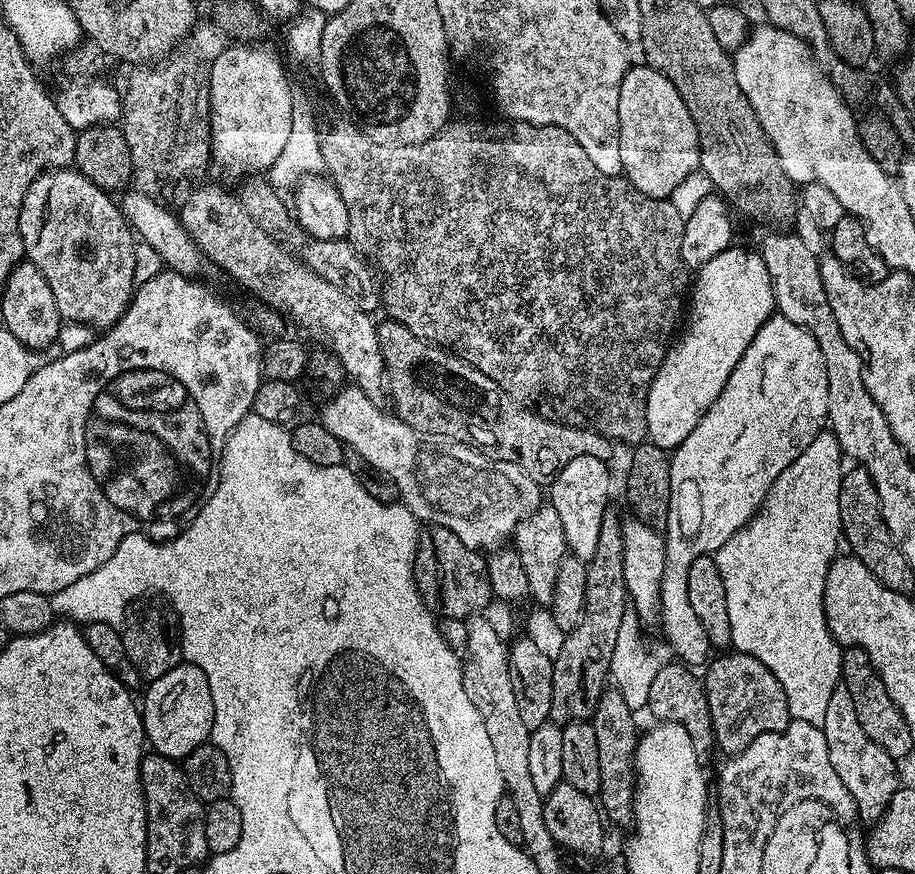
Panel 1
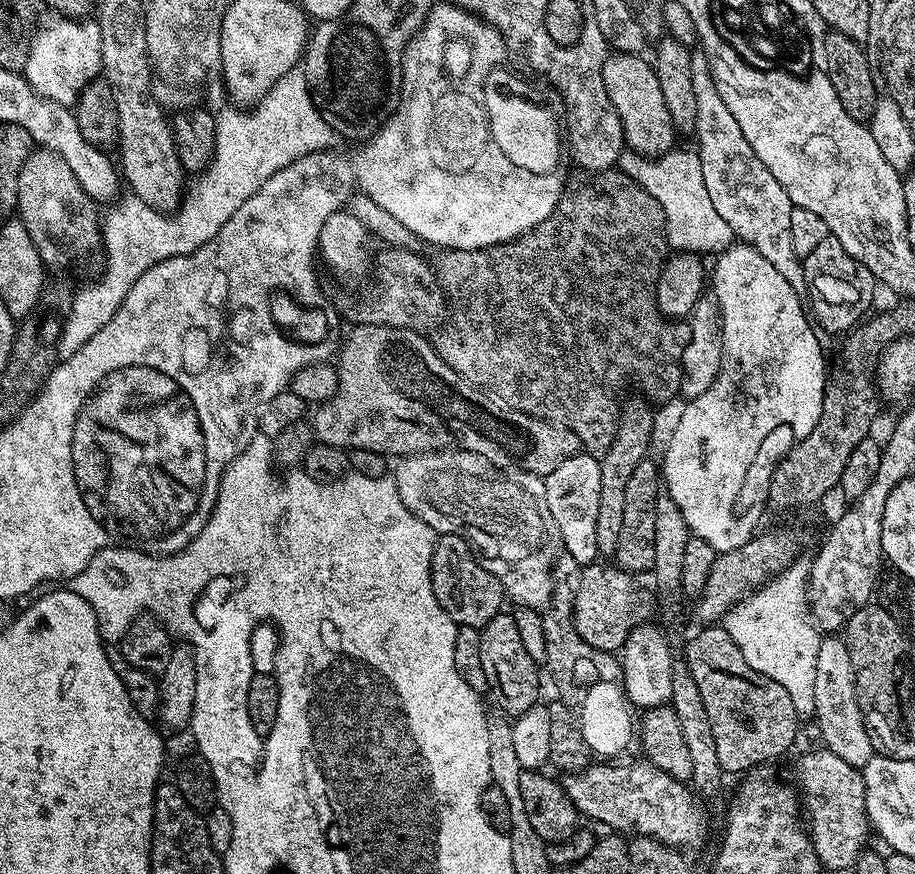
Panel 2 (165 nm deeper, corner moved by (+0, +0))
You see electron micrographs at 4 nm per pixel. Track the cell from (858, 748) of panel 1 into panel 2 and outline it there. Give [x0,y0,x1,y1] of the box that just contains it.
[814,634,874,769]

